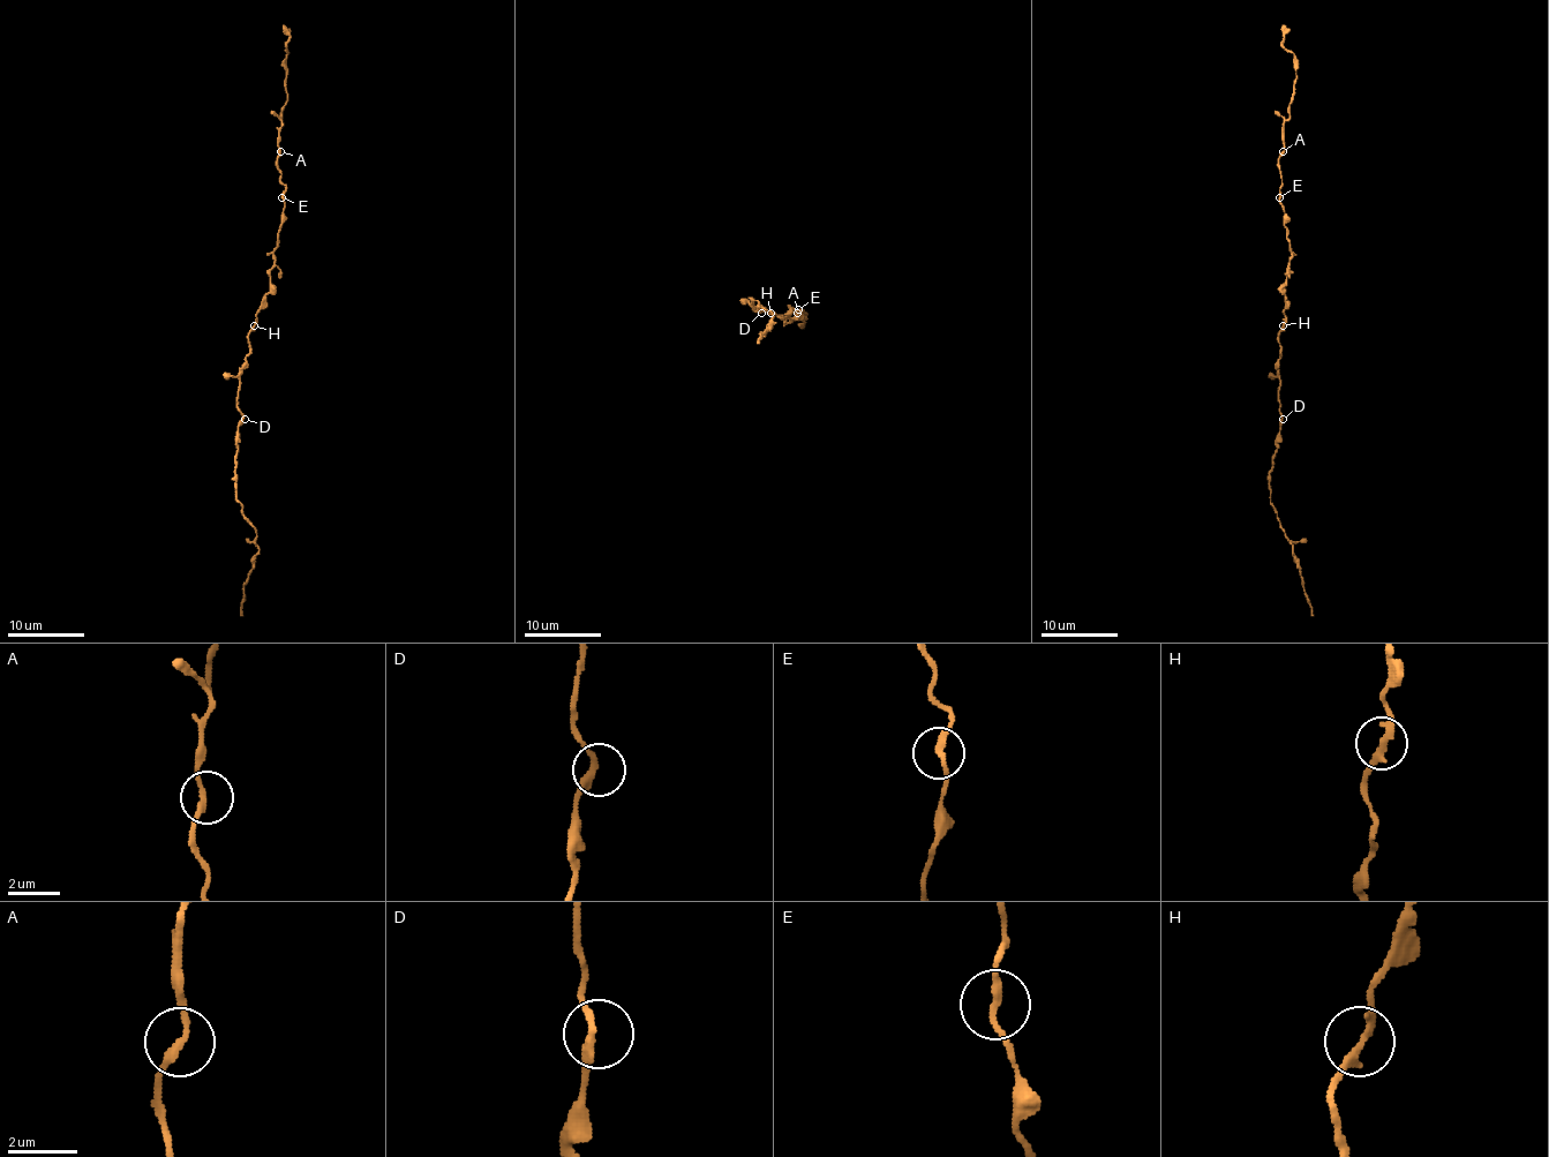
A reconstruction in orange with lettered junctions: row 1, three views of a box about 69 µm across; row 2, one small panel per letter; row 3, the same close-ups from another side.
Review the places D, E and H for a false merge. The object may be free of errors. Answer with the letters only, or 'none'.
none

